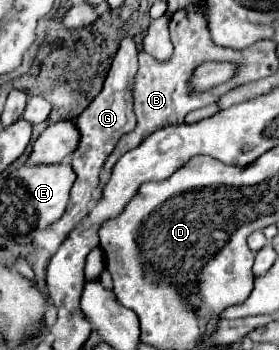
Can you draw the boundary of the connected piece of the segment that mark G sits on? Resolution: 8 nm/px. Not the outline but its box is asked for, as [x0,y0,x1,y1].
[53,39,137,239]

